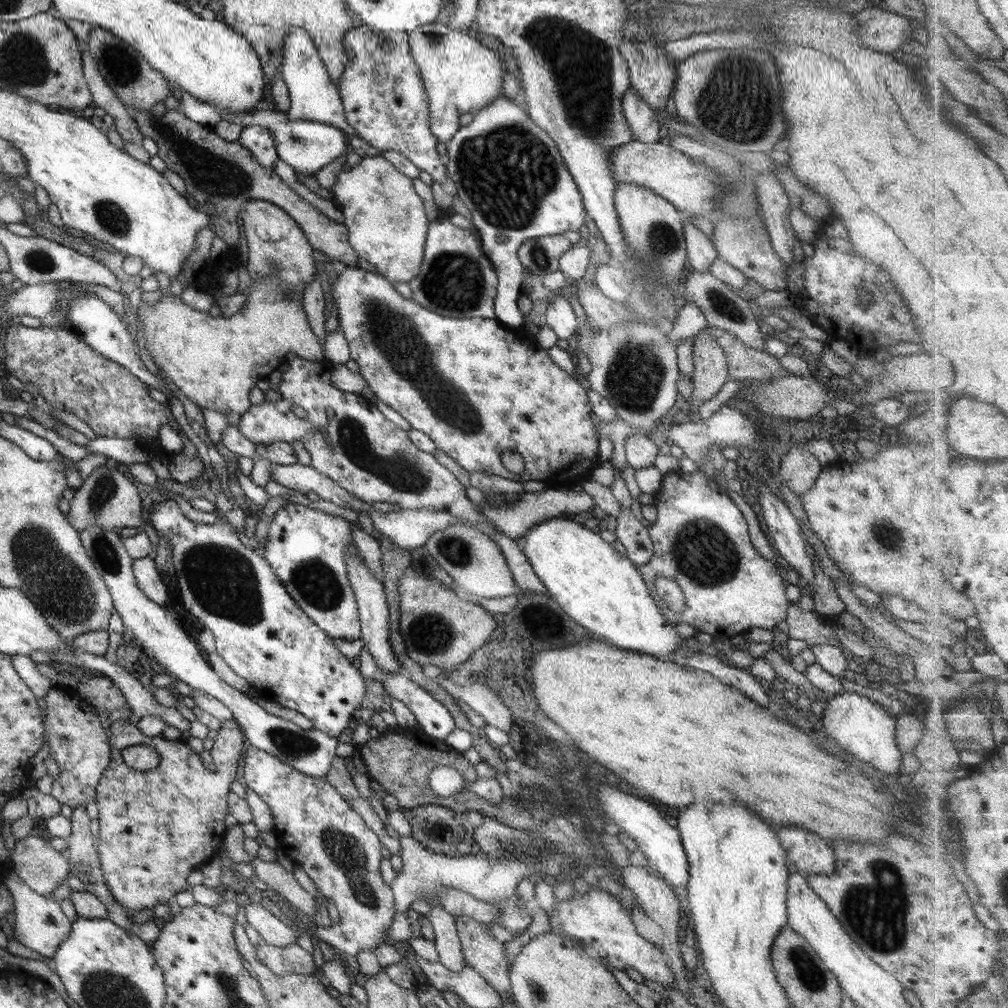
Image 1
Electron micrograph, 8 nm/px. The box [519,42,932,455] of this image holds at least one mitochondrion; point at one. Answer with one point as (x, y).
(744, 121)

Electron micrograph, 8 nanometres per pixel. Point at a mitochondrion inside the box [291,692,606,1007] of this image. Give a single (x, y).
(344, 850)

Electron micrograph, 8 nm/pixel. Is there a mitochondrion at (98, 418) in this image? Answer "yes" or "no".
no

